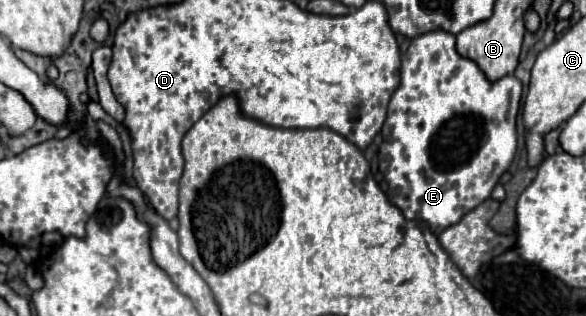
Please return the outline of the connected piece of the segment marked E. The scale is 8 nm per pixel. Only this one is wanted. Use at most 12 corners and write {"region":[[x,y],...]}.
{"region":[[415,37],[381,131],[389,201],[435,235],[515,157],[521,81]]}

